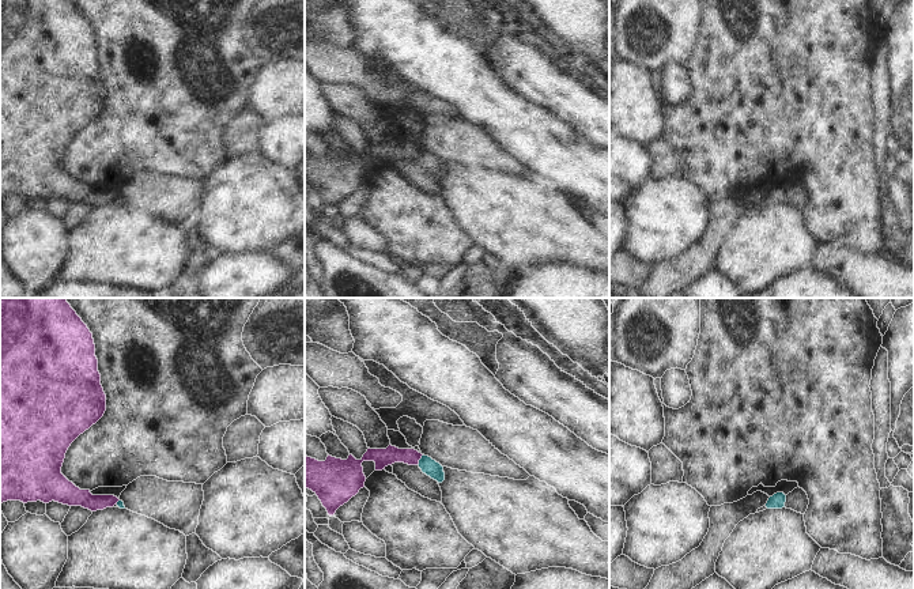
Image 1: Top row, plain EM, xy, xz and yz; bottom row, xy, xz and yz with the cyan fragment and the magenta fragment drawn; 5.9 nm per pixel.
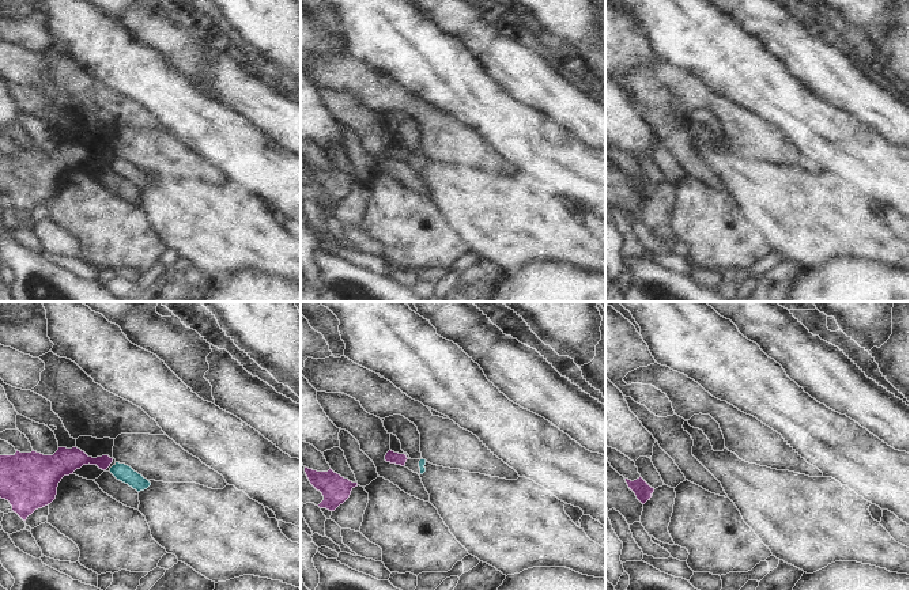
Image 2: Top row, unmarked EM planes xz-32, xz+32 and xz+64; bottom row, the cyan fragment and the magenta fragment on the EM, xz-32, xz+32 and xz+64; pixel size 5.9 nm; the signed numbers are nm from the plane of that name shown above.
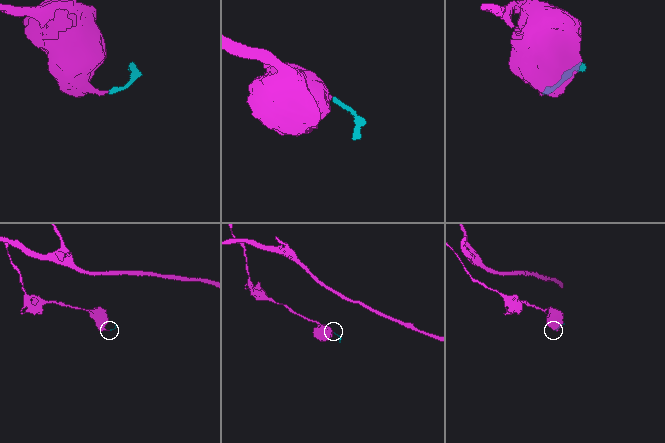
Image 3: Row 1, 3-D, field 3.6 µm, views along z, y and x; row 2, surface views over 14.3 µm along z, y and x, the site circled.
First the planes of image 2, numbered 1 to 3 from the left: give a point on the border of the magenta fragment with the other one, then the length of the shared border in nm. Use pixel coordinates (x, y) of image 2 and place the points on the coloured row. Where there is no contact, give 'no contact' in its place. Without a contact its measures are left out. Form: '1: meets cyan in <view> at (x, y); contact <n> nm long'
1: no contact
2: no contact
3: no contact

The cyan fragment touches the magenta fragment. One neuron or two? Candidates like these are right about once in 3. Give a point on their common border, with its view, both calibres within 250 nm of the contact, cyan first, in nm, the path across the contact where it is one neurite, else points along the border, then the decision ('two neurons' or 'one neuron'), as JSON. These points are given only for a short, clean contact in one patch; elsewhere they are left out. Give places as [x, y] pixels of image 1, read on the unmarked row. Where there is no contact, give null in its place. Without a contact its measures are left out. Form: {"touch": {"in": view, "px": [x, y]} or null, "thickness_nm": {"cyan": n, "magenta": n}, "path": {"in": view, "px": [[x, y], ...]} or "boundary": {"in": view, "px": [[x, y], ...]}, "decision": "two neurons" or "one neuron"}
{"touch": {"in": "xz", "px": [419, 155]}, "thickness_nm": {"cyan": 100, "magenta": 110}, "boundary": {"in": "xz", "px": [[423, 150], [416, 159]]}, "decision": "two neurons"}

